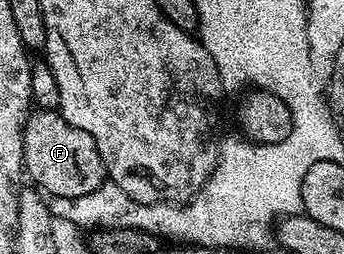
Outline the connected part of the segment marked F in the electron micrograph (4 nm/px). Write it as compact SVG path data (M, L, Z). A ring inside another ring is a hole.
M35 109L26 120L22 131L23 169L39 185L41 191L46 190L55 199L79 198L88 192L95 191L105 182L107 173L95 141L88 132L82 132L72 124L68 124L59 111L53 109Z

